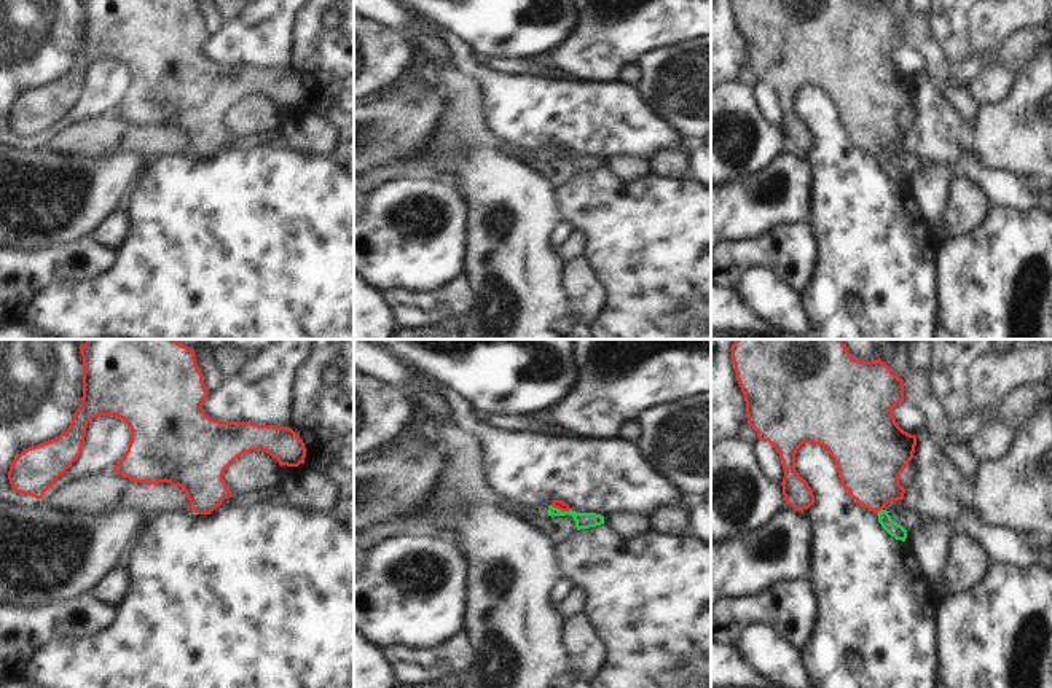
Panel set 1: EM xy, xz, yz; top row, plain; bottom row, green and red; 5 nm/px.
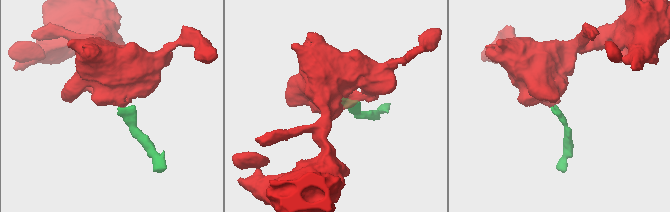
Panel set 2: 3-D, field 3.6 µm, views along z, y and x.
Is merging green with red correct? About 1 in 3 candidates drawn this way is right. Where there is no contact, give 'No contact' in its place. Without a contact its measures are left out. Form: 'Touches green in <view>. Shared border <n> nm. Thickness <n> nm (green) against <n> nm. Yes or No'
Touches green in yz. Shared border 40 nm. Thickness 70 nm (green) against 320 nm. No

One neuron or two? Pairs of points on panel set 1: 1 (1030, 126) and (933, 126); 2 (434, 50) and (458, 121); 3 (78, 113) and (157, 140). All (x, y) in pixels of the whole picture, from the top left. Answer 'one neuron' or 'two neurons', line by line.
1: one neuron
2: one neuron
3: two neurons

